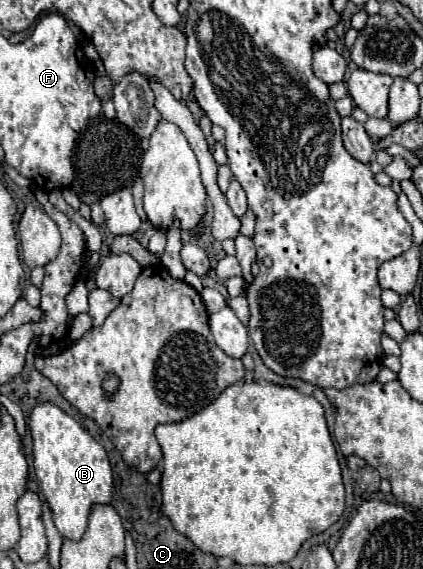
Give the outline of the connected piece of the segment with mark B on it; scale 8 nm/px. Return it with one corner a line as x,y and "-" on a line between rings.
37,405
29,417
33,435
33,467
41,491
53,511
53,523
61,537
79,541
87,529
87,517
93,505
107,505
113,495
113,473
105,449
57,405

